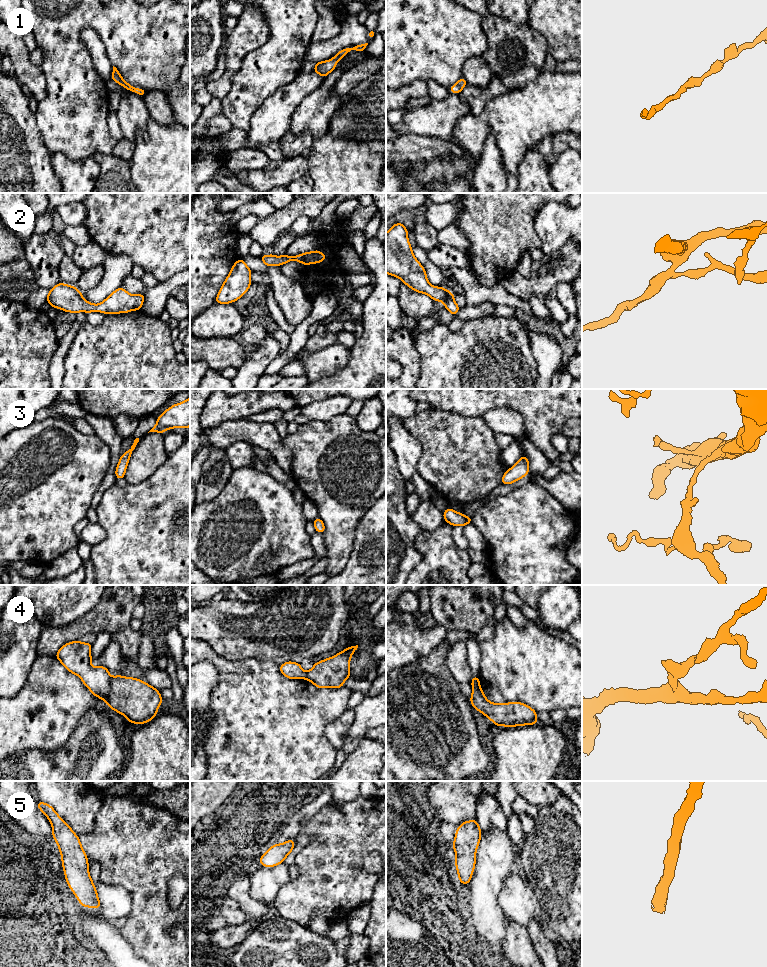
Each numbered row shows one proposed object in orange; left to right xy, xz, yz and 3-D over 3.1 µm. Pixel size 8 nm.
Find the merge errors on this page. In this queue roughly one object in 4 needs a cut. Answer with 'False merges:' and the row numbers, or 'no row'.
False merges: 4

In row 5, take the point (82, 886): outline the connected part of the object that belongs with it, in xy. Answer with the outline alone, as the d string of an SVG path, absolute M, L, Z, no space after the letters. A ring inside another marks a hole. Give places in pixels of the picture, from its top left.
M38 801L37 806L52 825L52 837L59 847L65 879L71 891L82 906L101 908L97 890L89 875L88 858L79 836L49 804Z

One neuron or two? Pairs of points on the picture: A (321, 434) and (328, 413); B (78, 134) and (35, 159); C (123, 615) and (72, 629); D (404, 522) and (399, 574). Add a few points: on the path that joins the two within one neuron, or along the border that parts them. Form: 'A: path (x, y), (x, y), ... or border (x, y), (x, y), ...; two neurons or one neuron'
A: border (345, 412), (327, 420), (310, 421); two neurons
B: border (38, 129), (44, 145), (51, 154); two neurons
C: path (110, 615), (85, 624); one neuron
D: path (399, 535), (399, 561); one neuron

